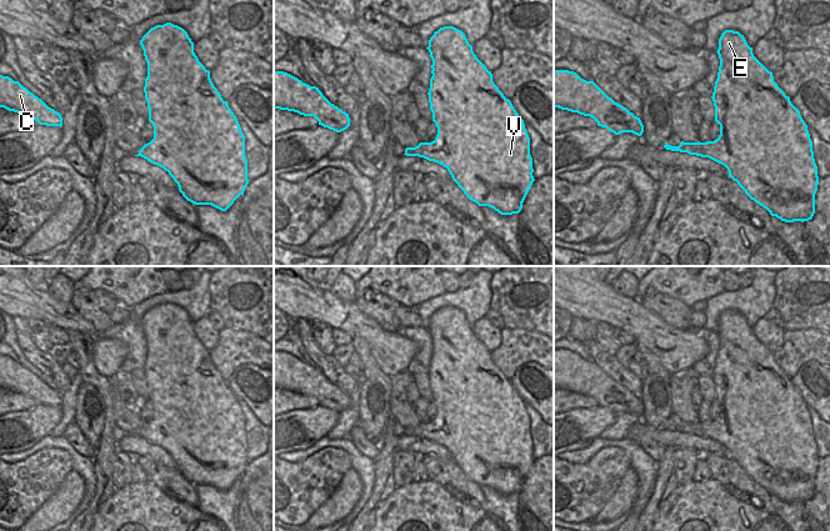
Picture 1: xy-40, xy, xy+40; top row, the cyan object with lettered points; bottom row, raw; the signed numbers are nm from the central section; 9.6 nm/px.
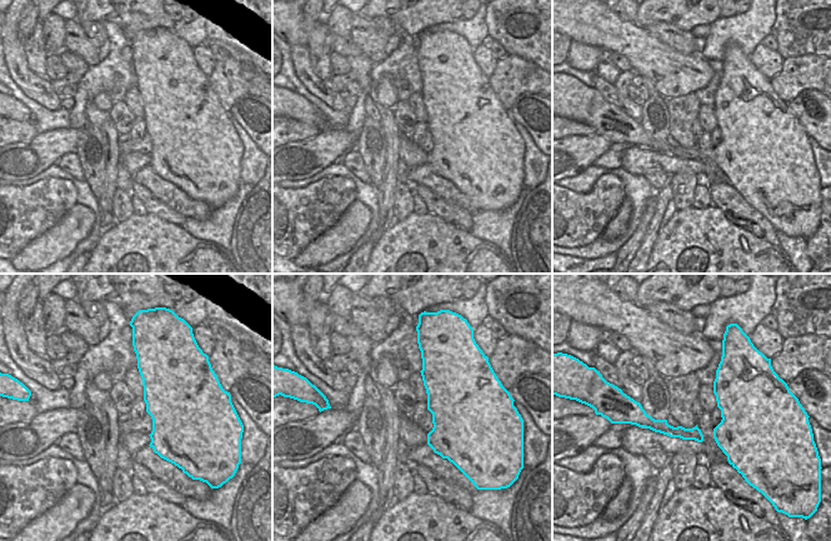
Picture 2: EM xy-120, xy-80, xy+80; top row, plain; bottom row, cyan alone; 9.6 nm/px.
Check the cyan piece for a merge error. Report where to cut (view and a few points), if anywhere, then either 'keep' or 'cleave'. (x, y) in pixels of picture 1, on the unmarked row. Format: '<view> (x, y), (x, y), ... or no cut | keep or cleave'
no cut | keep

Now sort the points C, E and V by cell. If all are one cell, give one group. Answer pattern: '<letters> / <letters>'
C E V

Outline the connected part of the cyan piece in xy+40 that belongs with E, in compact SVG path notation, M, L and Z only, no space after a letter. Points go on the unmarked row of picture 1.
M725 310L719 319L720 346L712 381L720 415L714 421L664 427L709 437L724 445L745 474L781 501L809 501L815 494L819 456L808 405L790 377L774 361L739 311Z

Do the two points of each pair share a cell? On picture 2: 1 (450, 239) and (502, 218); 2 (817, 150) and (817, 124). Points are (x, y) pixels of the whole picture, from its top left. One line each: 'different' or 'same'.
1: different
2: different

